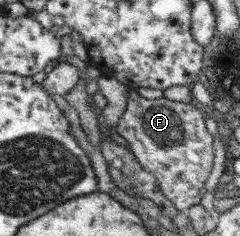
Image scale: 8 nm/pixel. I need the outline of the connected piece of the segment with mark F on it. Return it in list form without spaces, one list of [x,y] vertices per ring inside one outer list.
[[[130,88],[128,106],[122,115],[116,128],[117,133],[121,135],[121,140],[131,147],[141,165],[146,171],[152,174],[157,180],[160,188],[166,197],[181,211],[188,211],[194,205],[201,203],[205,183],[213,171],[213,135],[207,129],[205,123],[206,112],[196,107],[194,102],[182,103],[179,101],[170,101],[166,98],[146,99],[141,97],[137,88]]]

